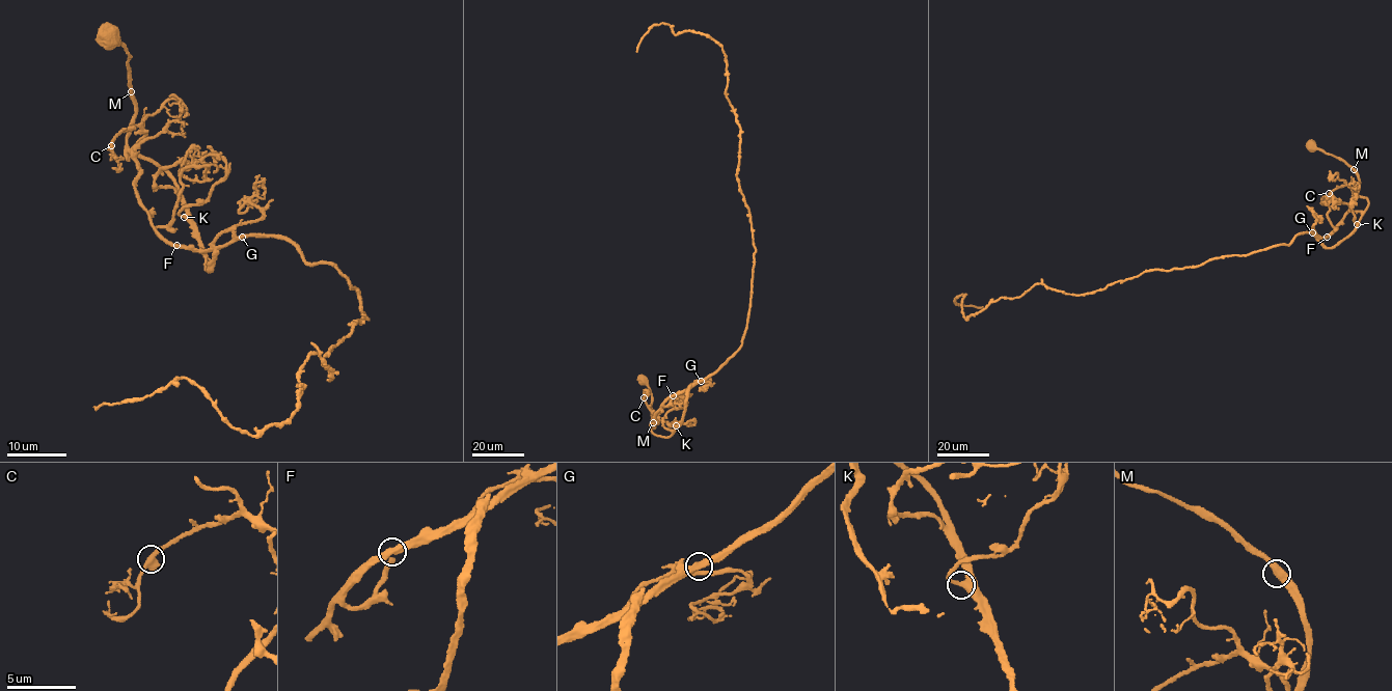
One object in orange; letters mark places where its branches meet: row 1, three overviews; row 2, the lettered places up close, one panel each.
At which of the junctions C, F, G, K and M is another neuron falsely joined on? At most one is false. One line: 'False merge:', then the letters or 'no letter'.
False merge: M

